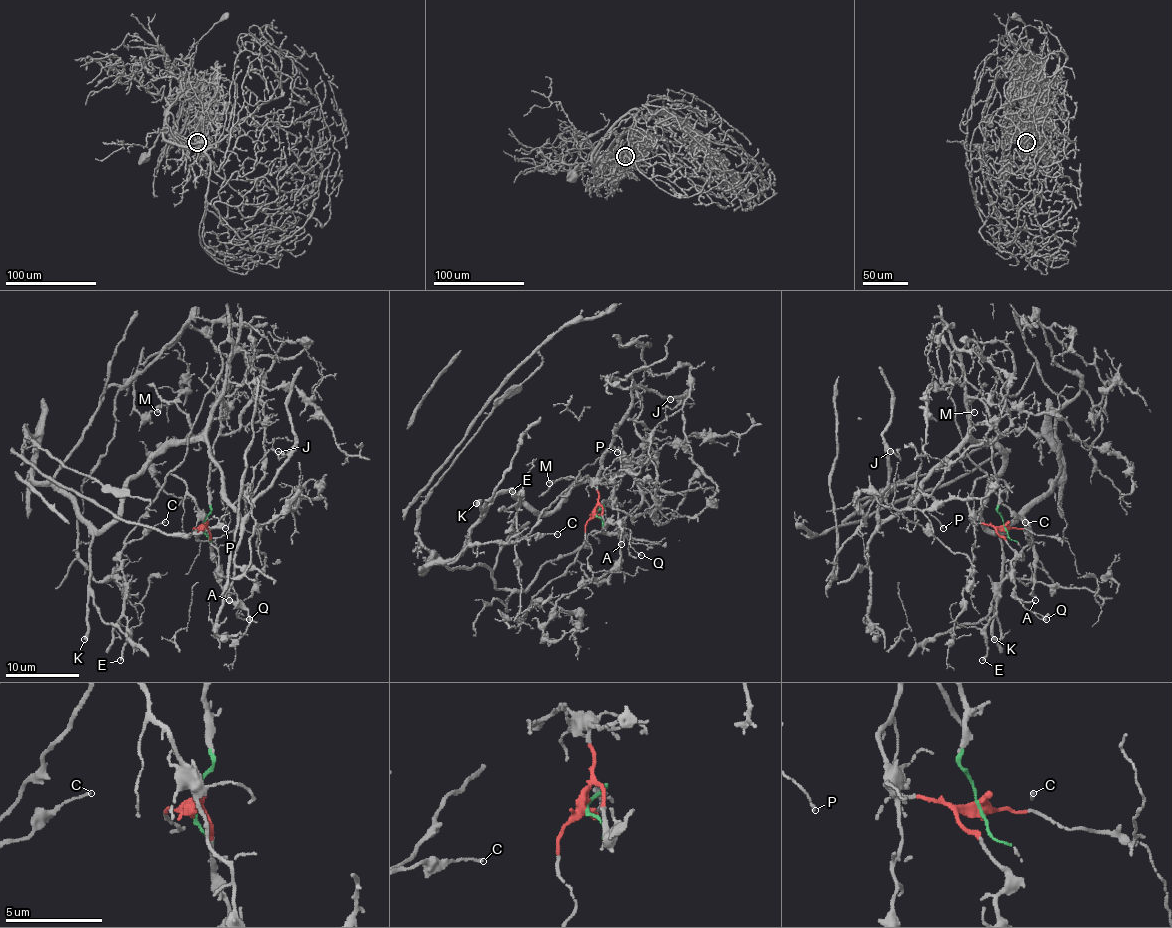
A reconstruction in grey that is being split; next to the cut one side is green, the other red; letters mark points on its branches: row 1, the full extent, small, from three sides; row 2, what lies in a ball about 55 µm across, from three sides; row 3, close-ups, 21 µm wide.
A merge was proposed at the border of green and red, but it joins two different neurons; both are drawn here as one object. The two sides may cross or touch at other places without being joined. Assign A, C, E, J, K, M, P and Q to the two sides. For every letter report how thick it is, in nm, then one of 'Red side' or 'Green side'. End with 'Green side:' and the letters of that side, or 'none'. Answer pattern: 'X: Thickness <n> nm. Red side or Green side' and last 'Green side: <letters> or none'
A: Thickness 100 nm. Red side
C: Thickness 120 nm. Red side
E: Thickness 240 nm. Red side
J: Thickness 190 nm. Green side
K: Thickness 400 nm. Green side
M: Thickness 140 nm. Green side
P: Thickness 110 nm. Green side
Q: Thickness 120 nm. Red side
Green side: J, K, M, P

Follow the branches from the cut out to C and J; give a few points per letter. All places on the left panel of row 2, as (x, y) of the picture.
C: (204, 526), (186, 482), (169, 475), (127, 539), (136, 540), (165, 522)
J: (204, 526), (220, 399), (211, 416), (208, 456), (220, 471), (222, 493), (241, 518), (288, 456), (277, 451)

